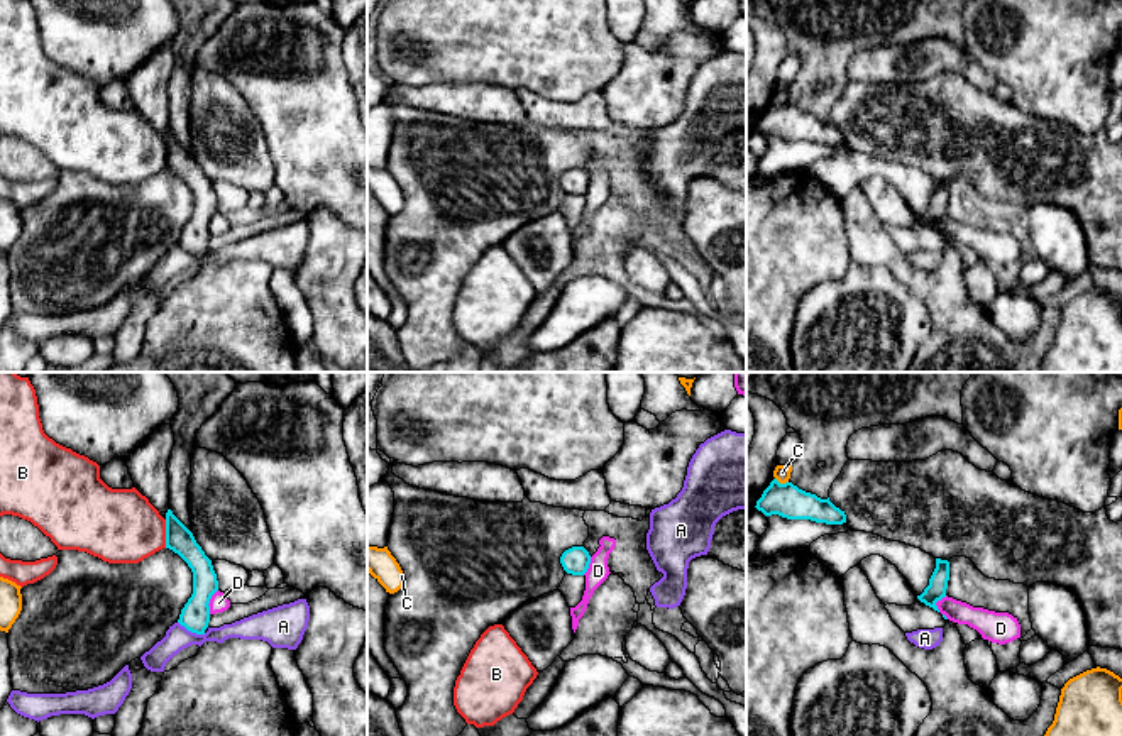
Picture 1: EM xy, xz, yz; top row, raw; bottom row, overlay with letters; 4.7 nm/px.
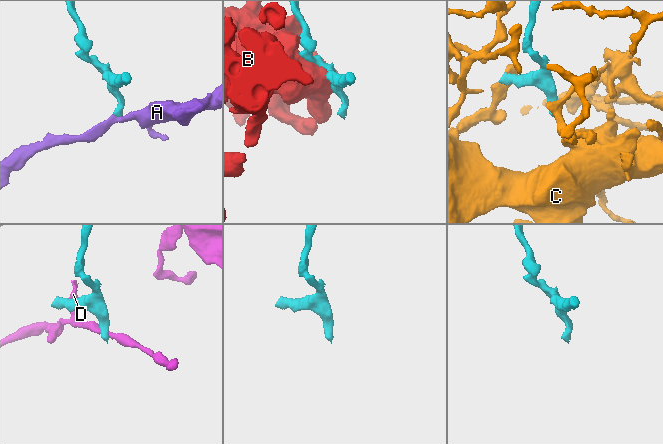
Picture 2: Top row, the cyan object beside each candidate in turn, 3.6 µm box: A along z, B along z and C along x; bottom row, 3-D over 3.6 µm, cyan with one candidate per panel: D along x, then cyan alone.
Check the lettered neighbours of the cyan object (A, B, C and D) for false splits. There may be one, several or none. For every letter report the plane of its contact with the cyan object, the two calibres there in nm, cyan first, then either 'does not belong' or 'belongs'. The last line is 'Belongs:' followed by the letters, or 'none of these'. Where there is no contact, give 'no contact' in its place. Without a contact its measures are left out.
A: contact in xy; calibres 140 and 120 nm; does not belong
B: contact in xy; calibres 130 and 360 nm; does not belong
C: contact in yz; calibres 160 and 80 nm; does not belong
D: contact in xy; calibres 140 and 90 nm; does not belong
Belongs: none of these

